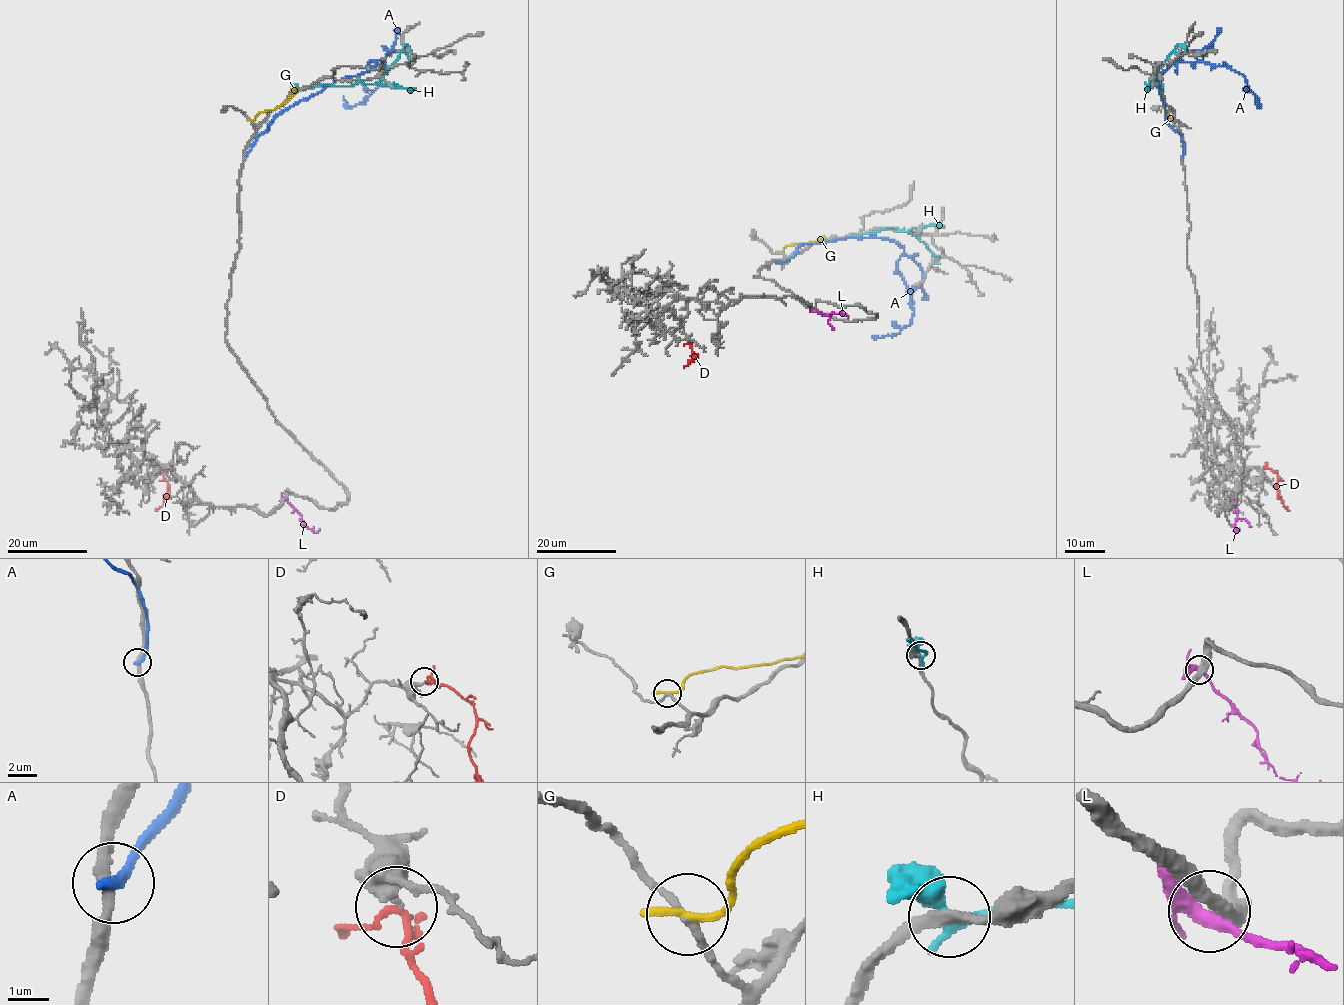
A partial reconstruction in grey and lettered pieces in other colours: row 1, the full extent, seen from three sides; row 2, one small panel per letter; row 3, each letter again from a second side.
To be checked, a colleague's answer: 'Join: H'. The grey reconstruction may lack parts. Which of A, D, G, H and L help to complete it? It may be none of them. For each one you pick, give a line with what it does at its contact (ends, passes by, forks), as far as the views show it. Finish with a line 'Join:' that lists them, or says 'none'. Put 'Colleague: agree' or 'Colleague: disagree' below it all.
D: it passes by
Join: D
Colleague: disagree

